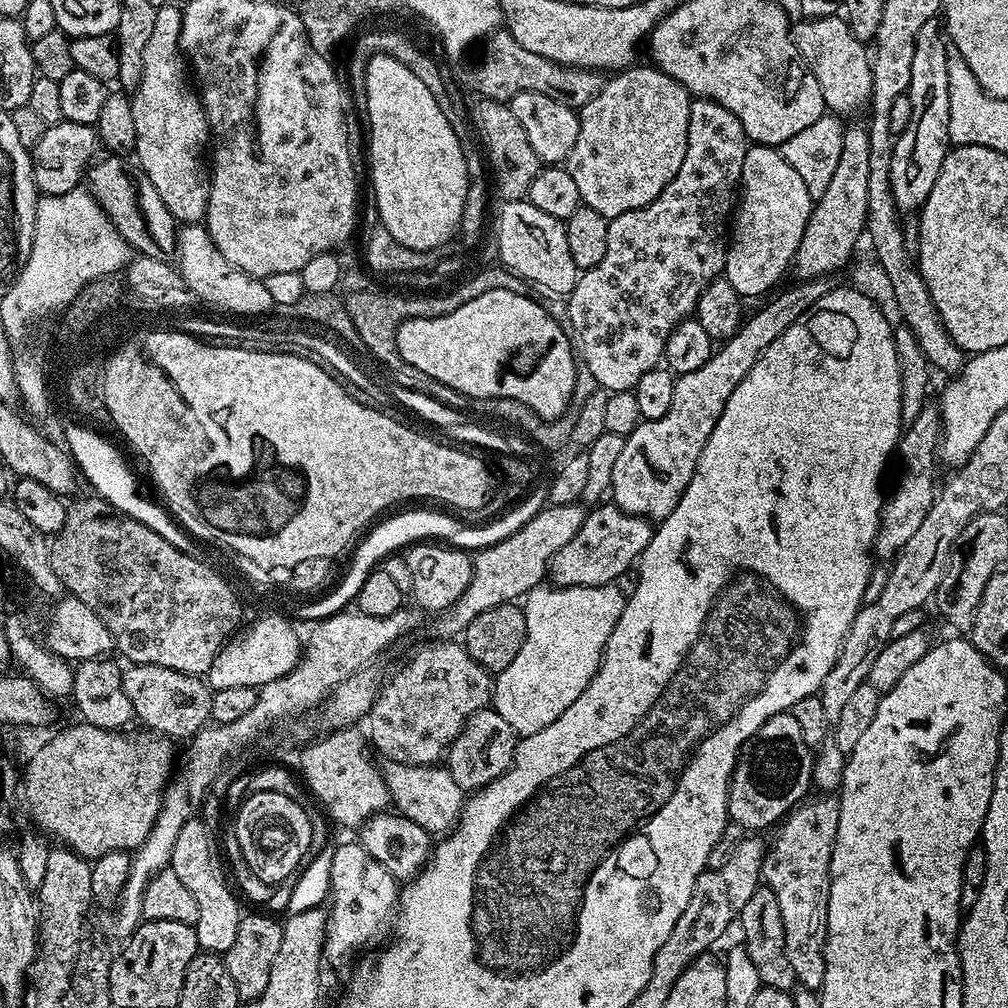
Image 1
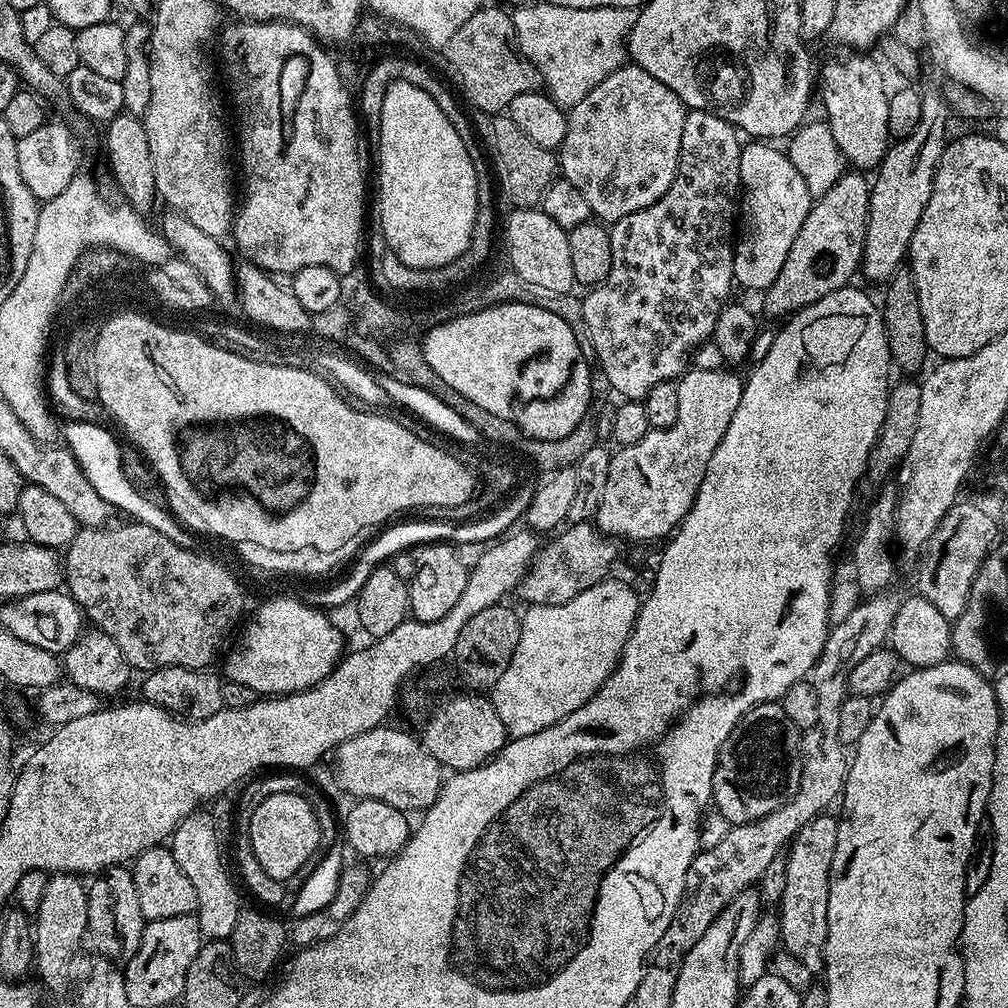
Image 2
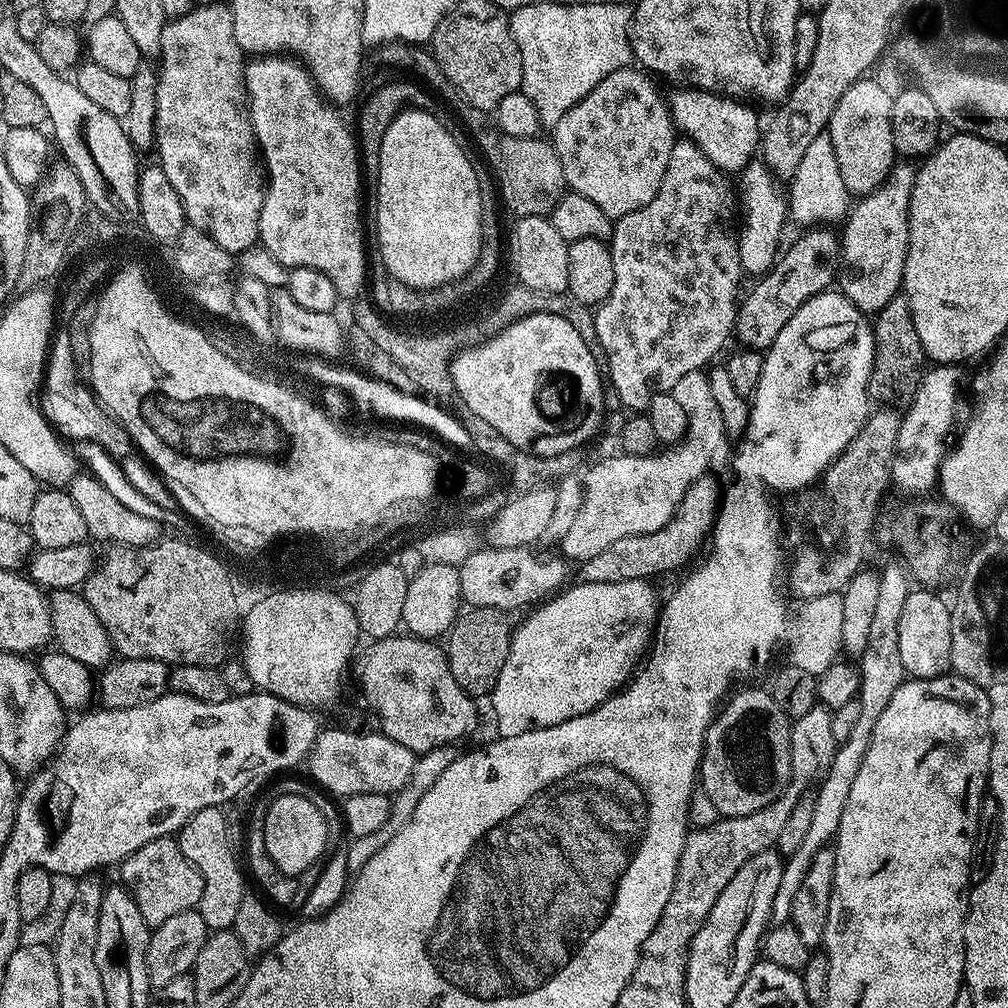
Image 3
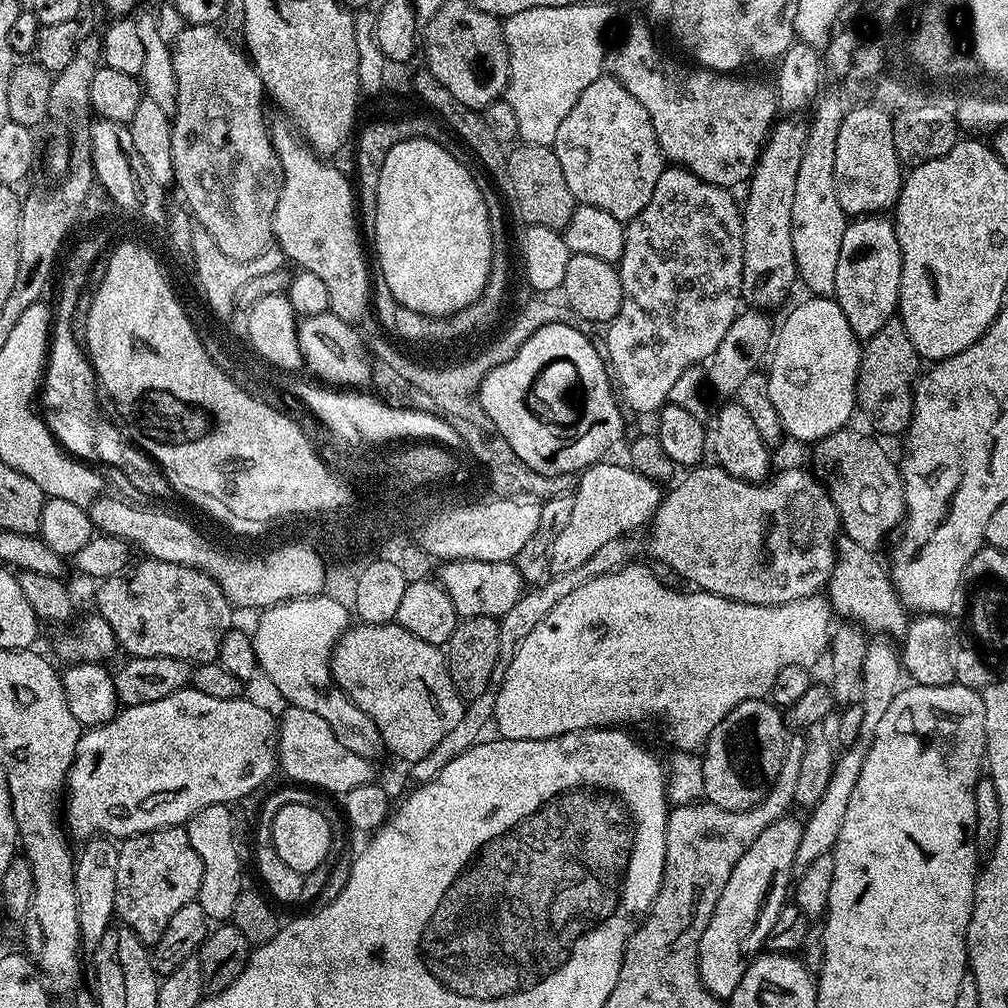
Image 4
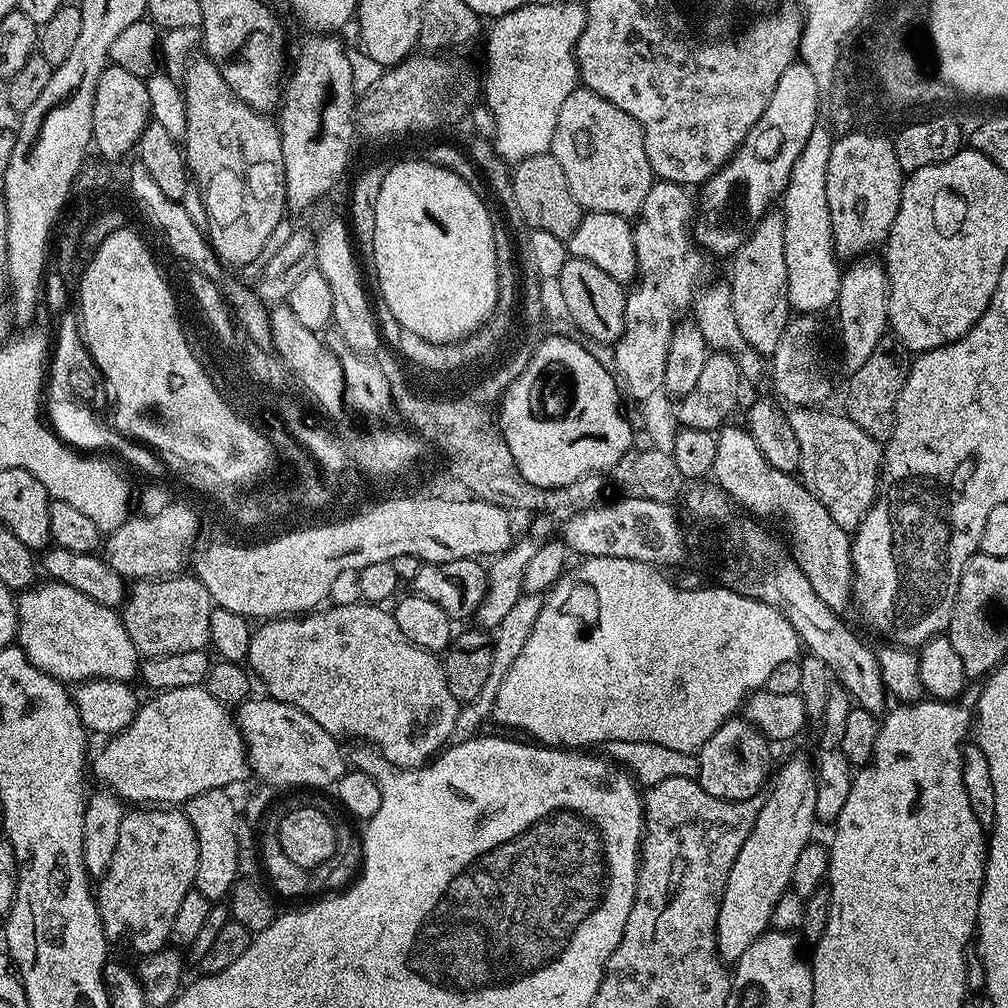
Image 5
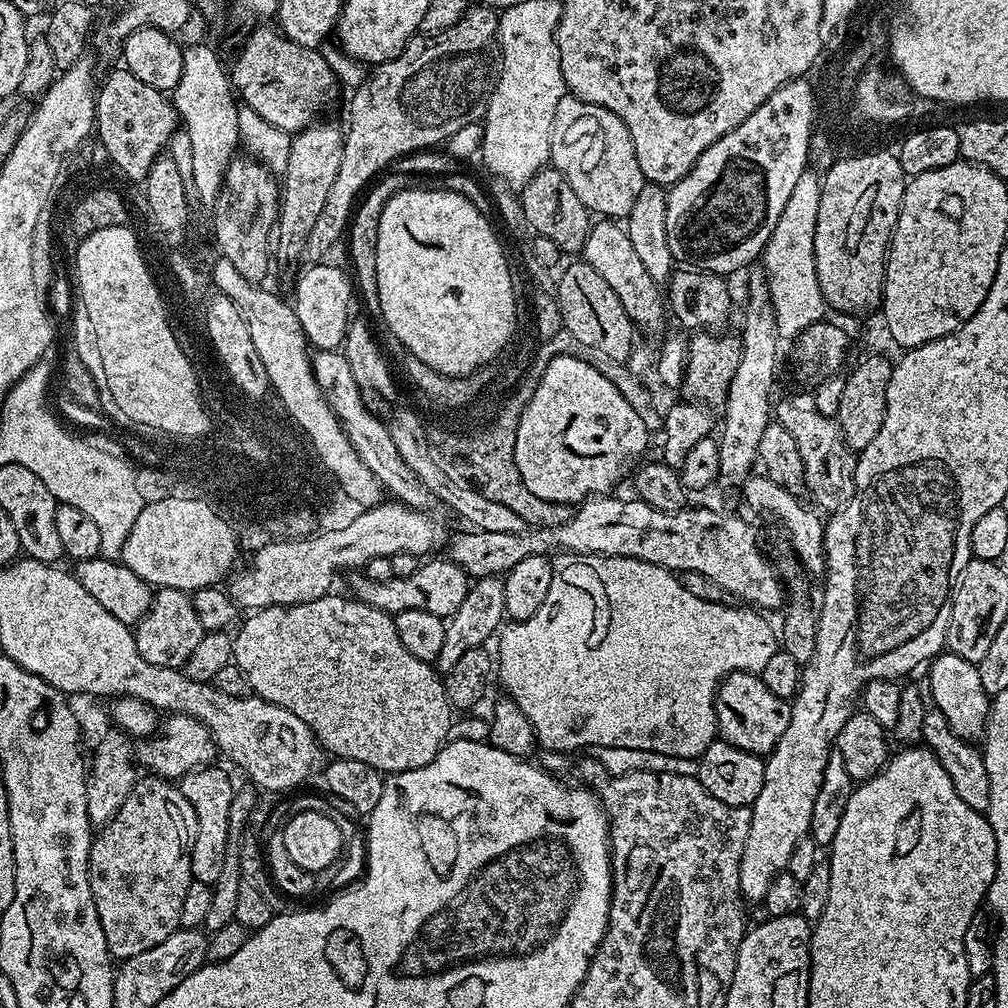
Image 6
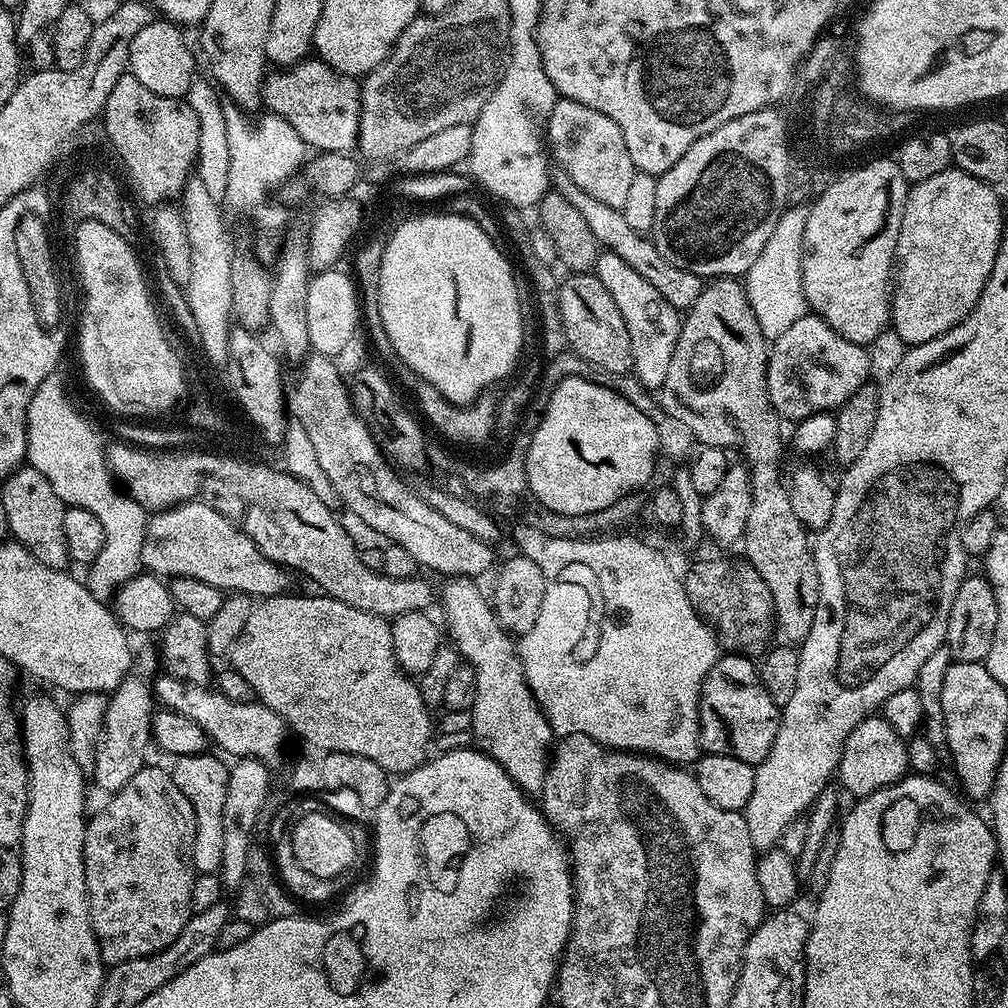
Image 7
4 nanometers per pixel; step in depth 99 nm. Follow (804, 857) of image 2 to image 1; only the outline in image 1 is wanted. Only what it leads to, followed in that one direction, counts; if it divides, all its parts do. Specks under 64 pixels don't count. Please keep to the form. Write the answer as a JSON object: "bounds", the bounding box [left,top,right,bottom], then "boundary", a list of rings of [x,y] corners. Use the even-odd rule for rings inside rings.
{"bounds":[763,794,840,989],"boundary":[[[820,794],[817,800],[808,798],[799,806],[792,809],[779,825],[780,833],[776,841],[764,853],[763,883],[778,898],[778,906],[782,909],[782,926],[786,930],[786,955],[790,957],[790,966],[794,966],[797,981],[807,988],[819,989],[824,985],[826,974],[826,958],[824,957],[824,943],[828,933],[826,910],[830,902],[830,862],[834,842],[838,834],[838,814],[840,802],[835,795]]]}

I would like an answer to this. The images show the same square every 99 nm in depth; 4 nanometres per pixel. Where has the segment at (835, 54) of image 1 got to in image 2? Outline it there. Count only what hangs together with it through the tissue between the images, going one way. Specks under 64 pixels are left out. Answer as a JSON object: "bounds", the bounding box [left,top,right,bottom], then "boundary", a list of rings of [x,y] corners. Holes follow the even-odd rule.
{"bounds":[818,50,890,170],"boundary":[[[848,50],[824,69],[819,69],[818,80],[824,83],[824,112],[830,134],[838,142],[838,150],[845,161],[856,170],[875,170],[884,161],[890,147],[888,135],[889,89],[884,89],[884,76],[880,68],[856,50]]]}

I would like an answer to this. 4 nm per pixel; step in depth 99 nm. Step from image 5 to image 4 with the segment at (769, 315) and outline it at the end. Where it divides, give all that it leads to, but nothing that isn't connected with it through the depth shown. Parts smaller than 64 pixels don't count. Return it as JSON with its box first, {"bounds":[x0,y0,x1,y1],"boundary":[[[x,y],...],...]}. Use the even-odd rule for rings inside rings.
{"bounds":[742,118,808,310],"boundary":[[[784,118],[773,127],[768,134],[768,139],[764,141],[764,147],[760,150],[760,157],[756,160],[756,169],[752,171],[752,179],[747,181],[746,189],[748,188],[748,201],[743,201],[742,215],[744,218],[744,253],[742,254],[742,296],[745,301],[748,300],[753,309],[756,310],[773,310],[788,296],[788,291],[792,288],[792,283],[797,283],[796,275],[796,259],[794,258],[794,242],[792,241],[792,211],[794,210],[794,190],[798,183],[798,166],[802,166],[802,154],[806,146],[806,138],[808,137],[808,124],[805,121],[796,119],[800,118]]]}

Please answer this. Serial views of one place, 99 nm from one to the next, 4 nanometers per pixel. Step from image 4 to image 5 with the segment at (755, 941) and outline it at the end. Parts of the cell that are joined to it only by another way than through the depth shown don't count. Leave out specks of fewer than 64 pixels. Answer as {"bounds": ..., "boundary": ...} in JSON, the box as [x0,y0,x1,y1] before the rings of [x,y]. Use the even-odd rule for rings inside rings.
{"bounds":[716,756,817,962],"boundary":[[[796,756],[789,764],[780,768],[776,776],[776,785],[772,793],[767,793],[762,810],[758,814],[758,822],[754,822],[754,830],[750,830],[750,838],[742,842],[742,850],[738,850],[738,858],[734,866],[730,866],[730,878],[726,878],[726,890],[722,894],[722,902],[716,923],[716,950],[721,960],[735,962],[750,950],[750,946],[760,935],[769,931],[774,914],[774,906],[778,906],[778,898],[789,891],[794,874],[794,862],[798,862],[798,854],[813,839],[812,824],[817,823],[814,810],[816,797],[816,768],[813,761],[804,756]]]}

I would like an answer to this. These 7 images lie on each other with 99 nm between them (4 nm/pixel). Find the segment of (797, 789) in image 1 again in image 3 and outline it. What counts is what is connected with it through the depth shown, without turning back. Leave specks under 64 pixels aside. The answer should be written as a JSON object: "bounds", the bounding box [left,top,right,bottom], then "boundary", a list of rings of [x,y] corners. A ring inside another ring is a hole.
{"bounds":[698,688,792,817],"boundary":[[[744,688],[738,692],[719,709],[716,719],[708,727],[704,739],[704,757],[700,760],[698,773],[699,787],[714,802],[721,817],[754,814],[770,806],[770,802],[783,794],[792,781],[792,721],[785,712],[778,710],[778,702],[774,702],[771,691]]]}

